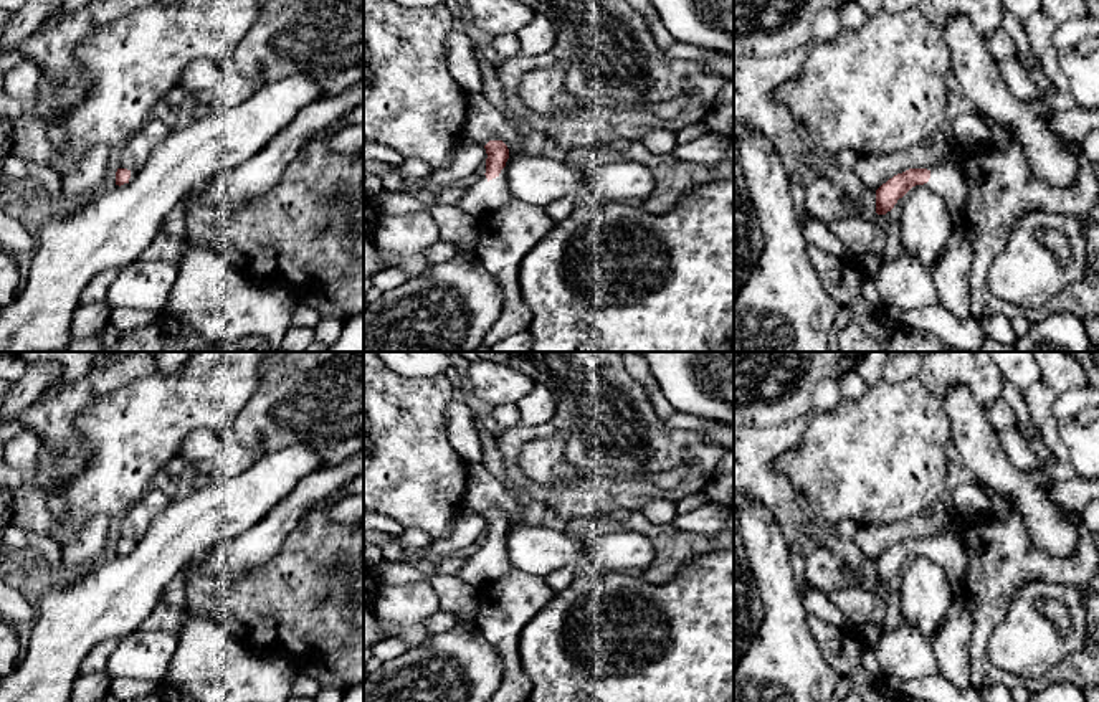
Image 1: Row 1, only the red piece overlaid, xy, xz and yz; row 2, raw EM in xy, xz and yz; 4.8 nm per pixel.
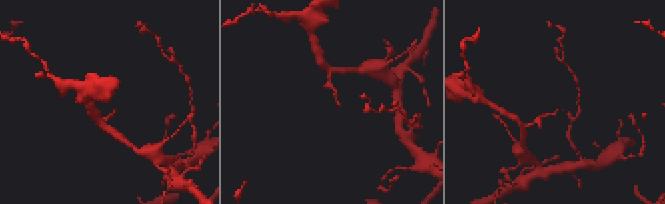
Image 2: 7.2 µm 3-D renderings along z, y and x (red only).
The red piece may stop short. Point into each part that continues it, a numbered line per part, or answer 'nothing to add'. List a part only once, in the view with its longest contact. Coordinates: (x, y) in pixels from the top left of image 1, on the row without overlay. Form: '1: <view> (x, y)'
1: xz (483, 567)

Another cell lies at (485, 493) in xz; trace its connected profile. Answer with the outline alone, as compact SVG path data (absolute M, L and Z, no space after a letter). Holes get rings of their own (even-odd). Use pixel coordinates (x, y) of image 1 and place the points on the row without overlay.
M483 462L468 464L464 504L483 517L489 510L502 510L509 527L521 525L522 514L529 507L509 482L497 479Z

